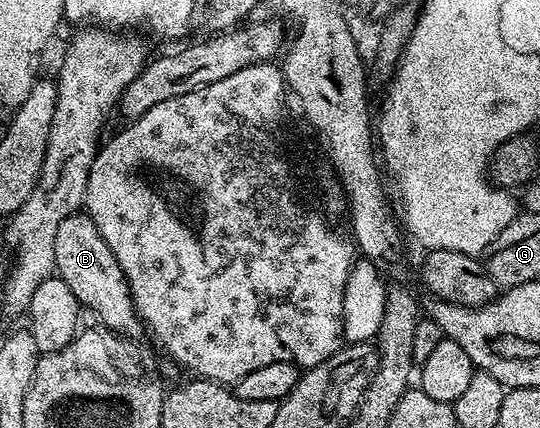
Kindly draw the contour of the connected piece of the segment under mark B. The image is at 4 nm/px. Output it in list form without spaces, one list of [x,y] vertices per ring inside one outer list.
[[[77,211],[60,223],[56,229],[53,255],[57,276],[65,281],[83,308],[94,311],[104,323],[102,325],[114,334],[132,339],[138,337],[144,325],[135,309],[126,277],[111,247],[104,241],[89,215]]]

